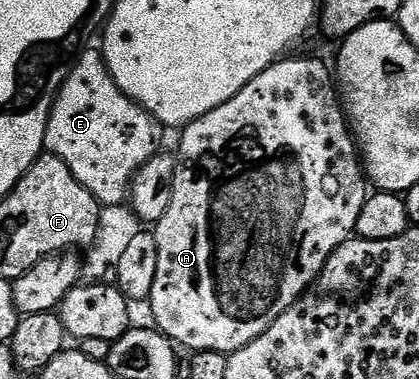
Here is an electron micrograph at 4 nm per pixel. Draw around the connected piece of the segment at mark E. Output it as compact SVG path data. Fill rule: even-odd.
M101 52L81 57L74 75L61 86L55 104L51 107L43 146L50 155L61 158L61 162L65 162L69 170L73 170L73 178L77 178L77 182L81 182L81 186L85 186L85 190L89 190L89 194L93 194L100 205L122 205L128 199L131 182L141 166L145 166L149 158L159 155L164 147L163 132L165 133L164 125L141 105L130 100L117 86Z

